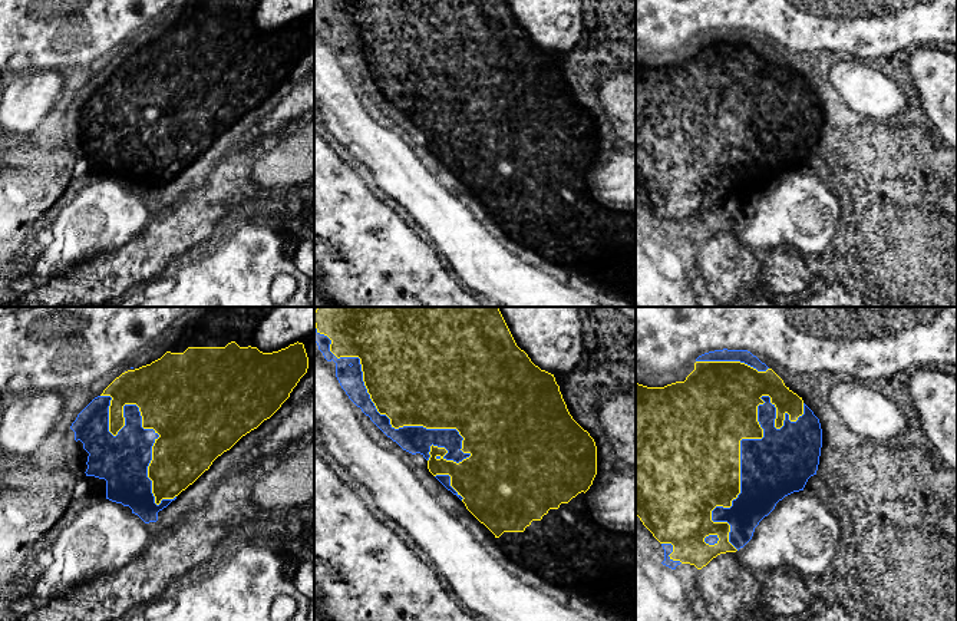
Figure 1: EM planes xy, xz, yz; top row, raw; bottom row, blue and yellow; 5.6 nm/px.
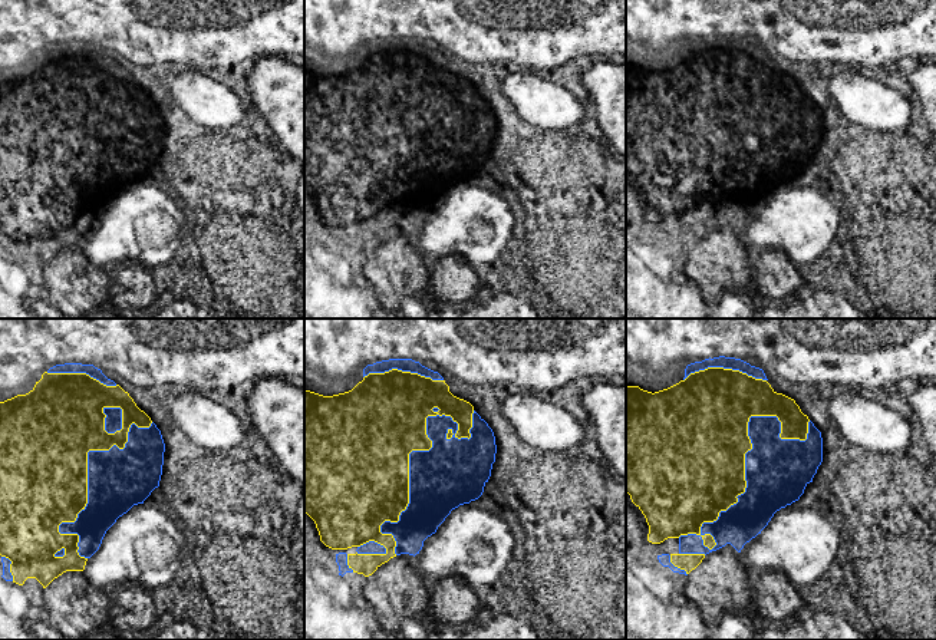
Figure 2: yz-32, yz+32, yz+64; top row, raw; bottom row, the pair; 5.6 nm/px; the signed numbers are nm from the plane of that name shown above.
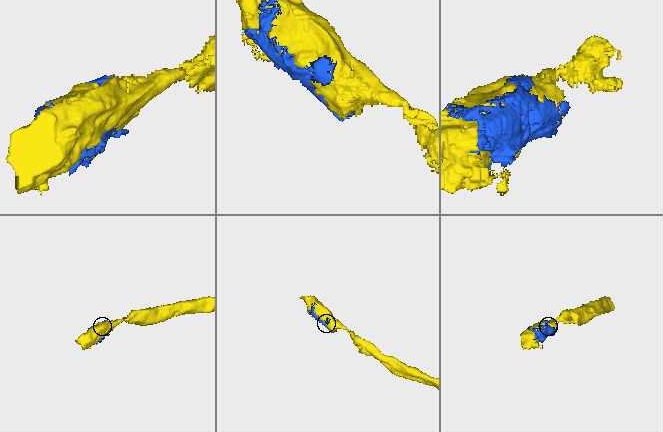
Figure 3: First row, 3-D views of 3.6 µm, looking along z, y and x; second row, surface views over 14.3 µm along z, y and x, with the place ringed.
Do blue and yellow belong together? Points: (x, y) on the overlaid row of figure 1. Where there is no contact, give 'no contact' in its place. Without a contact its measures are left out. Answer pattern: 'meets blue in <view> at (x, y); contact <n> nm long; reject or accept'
meets blue in xz at (376, 410); contact 1150 nm long; accept

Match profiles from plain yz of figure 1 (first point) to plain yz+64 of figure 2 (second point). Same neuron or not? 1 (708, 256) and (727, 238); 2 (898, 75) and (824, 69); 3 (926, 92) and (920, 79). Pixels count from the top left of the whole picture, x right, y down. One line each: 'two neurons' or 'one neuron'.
1: one neuron
2: one neuron
3: one neuron

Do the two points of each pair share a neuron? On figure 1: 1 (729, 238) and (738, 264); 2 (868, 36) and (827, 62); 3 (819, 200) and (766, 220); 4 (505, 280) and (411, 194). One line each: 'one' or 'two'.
1: one
2: two
3: one
4: one

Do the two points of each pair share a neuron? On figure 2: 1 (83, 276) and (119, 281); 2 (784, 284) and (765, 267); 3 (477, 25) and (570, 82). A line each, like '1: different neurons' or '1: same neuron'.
1: different neurons
2: same neuron
3: different neurons

